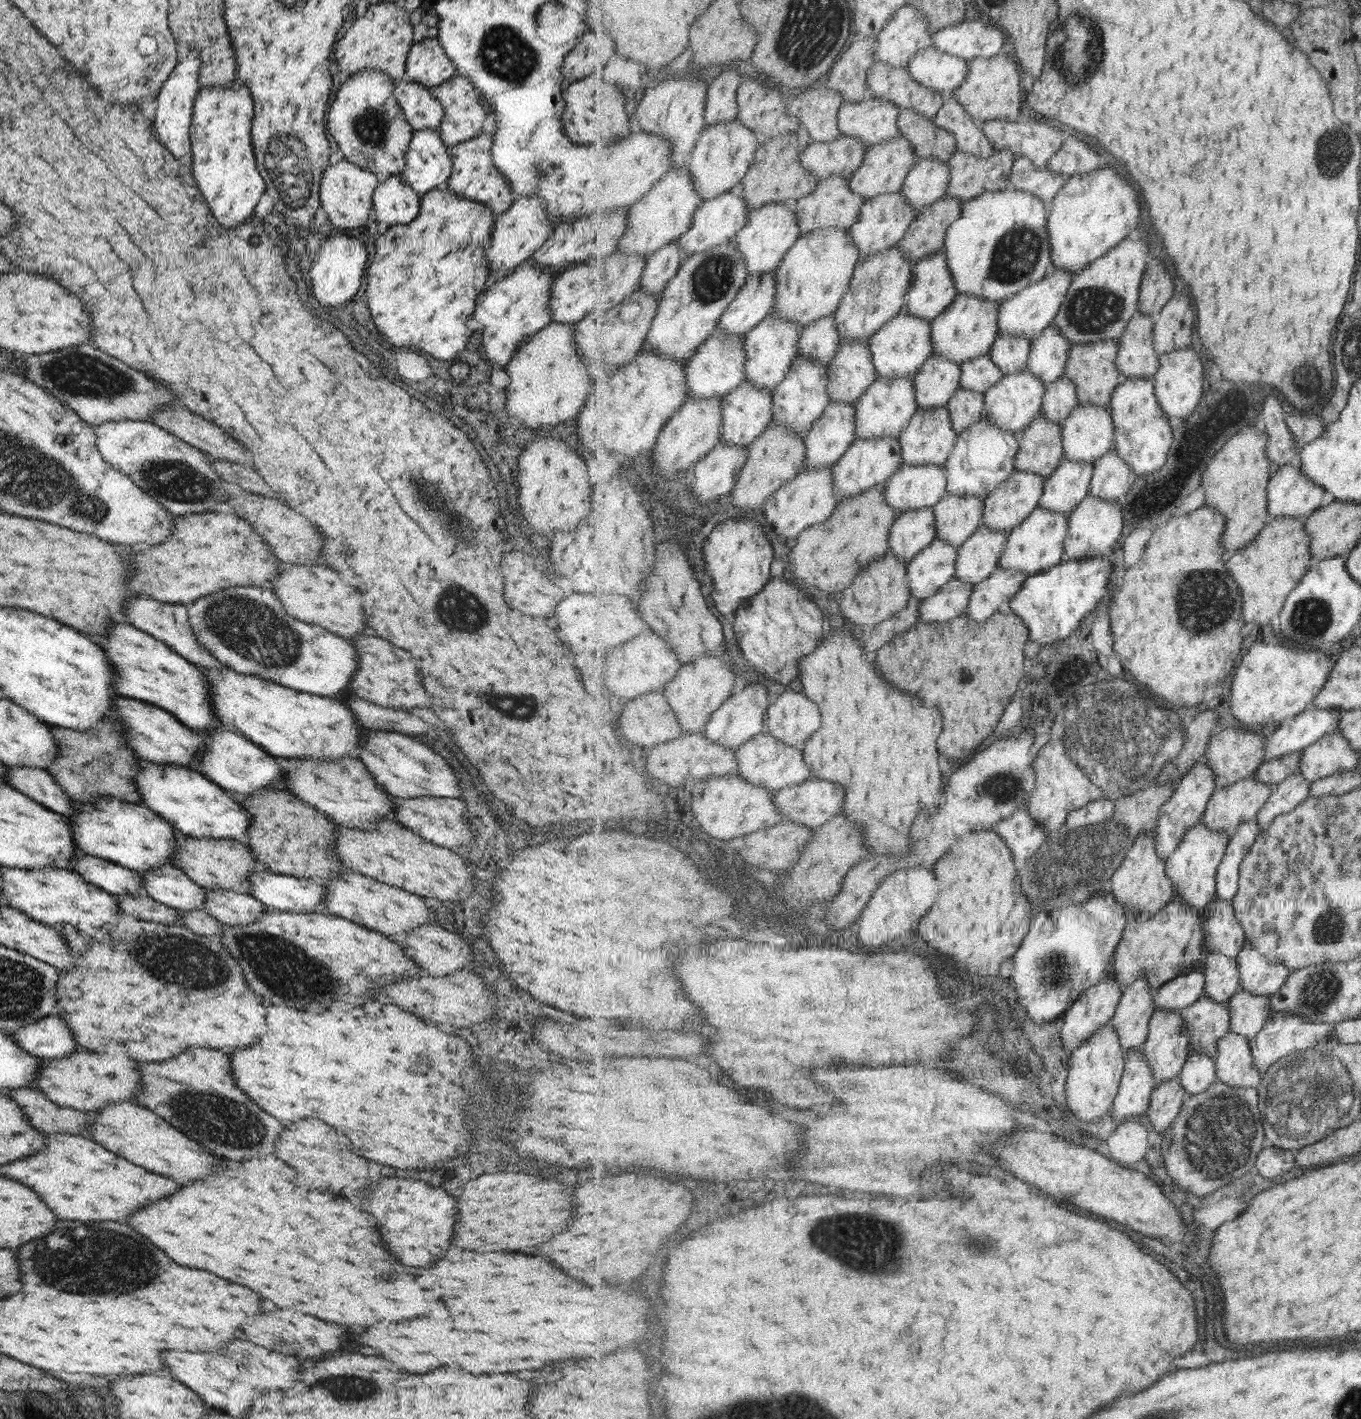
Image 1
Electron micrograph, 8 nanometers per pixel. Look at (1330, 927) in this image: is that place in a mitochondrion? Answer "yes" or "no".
yes

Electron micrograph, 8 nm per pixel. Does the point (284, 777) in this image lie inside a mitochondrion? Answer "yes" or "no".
no

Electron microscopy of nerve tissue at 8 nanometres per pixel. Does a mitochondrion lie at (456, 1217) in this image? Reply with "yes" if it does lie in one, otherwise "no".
no

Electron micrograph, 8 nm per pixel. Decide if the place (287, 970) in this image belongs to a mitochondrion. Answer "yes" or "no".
yes

